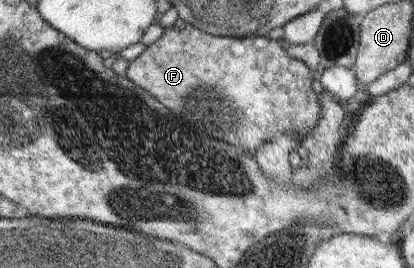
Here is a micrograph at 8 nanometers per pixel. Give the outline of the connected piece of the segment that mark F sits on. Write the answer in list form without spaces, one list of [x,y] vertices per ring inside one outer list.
[[[176,19],[175,23],[166,29],[163,29],[163,33],[156,40],[156,43],[146,47],[146,50],[128,61],[127,69],[124,72],[124,76],[130,79],[136,86],[139,86],[142,90],[148,91],[156,102],[164,102],[164,108],[176,116],[176,118],[182,118],[186,122],[192,122],[196,124],[196,130],[224,142],[224,144],[230,144],[230,146],[236,146],[238,150],[242,150],[244,154],[254,154],[268,138],[278,138],[281,134],[290,133],[294,134],[294,138],[304,138],[308,132],[314,128],[314,125],[321,120],[320,104],[318,104],[318,96],[314,94],[312,90],[312,72],[306,64],[300,62],[300,59],[293,59],[291,55],[286,54],[277,40],[268,40],[266,36],[260,36],[252,39],[243,37],[240,40],[230,39],[228,37],[216,37],[210,34],[205,34],[197,27],[193,27],[191,24],[184,22],[180,19]]]

